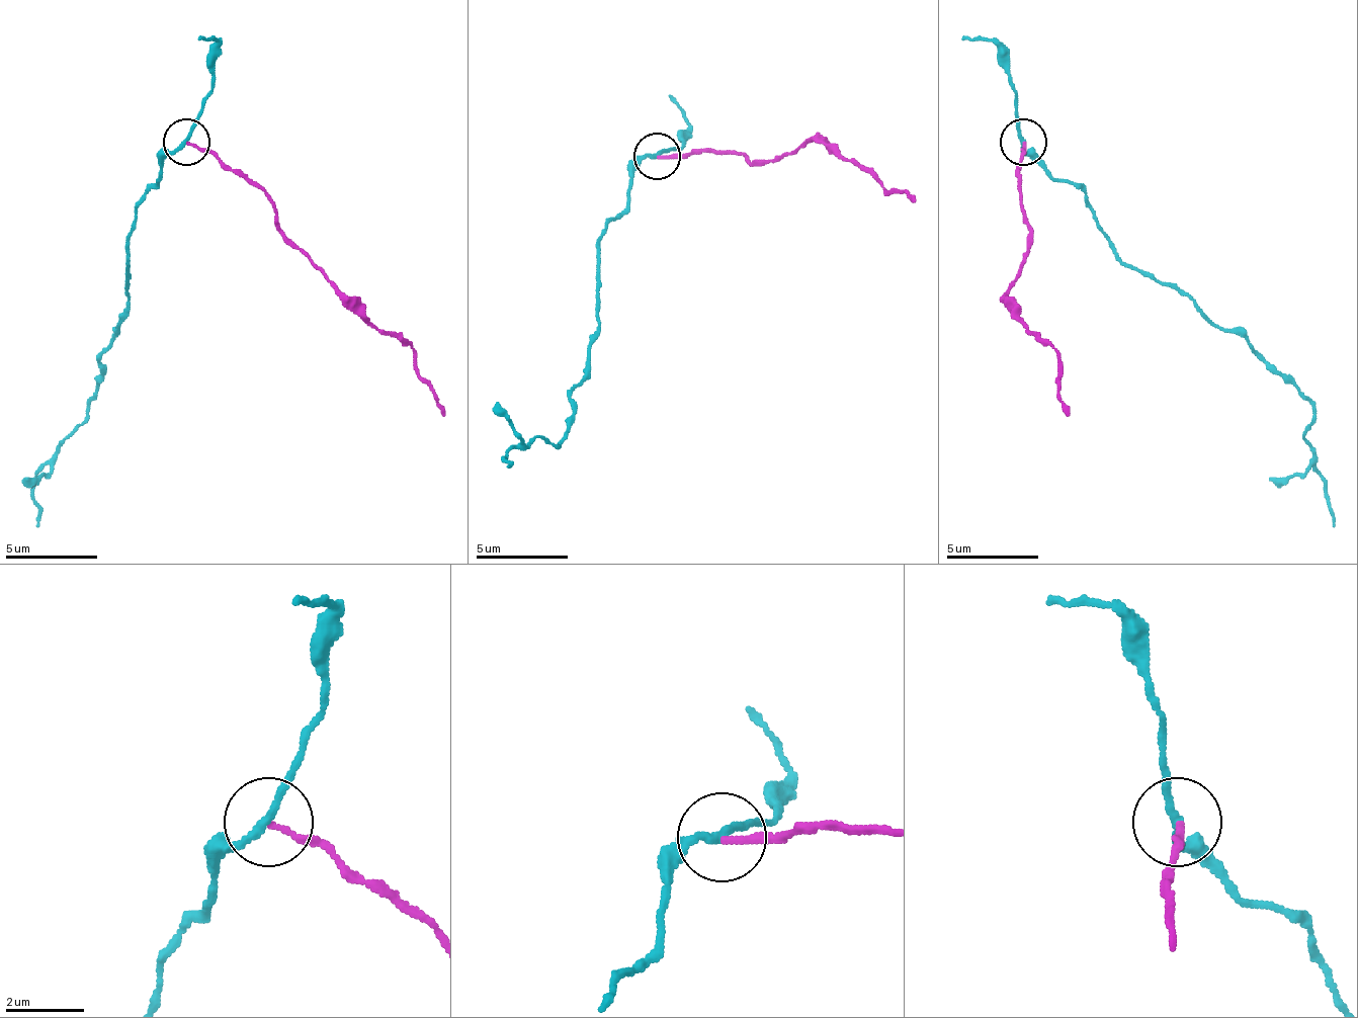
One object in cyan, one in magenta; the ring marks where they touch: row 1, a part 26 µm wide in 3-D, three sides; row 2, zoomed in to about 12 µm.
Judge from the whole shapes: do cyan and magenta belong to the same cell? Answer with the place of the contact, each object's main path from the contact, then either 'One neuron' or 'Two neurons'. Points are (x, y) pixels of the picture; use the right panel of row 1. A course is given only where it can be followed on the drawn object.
Place: (1023, 142). Course of cyan: (1022, 143), (1054, 180), (1073, 180), (1087, 194), (1114, 254), (1175, 282), (1313, 407), (1304, 444), (1333, 527). Course of magenta: (1022, 143), (1017, 171), (1026, 231), (1026, 259), (1008, 306), (1058, 356), (1058, 374), (1068, 416). Two neurons

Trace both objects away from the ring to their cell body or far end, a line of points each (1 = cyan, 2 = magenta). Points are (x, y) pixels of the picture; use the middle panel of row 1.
1: (656, 155), (632, 168), (600, 247), (573, 423), (507, 465)
2: (656, 155), (711, 150), (749, 159), (781, 159), (823, 141), (841, 159), (869, 168), (887, 191), (916, 200)

